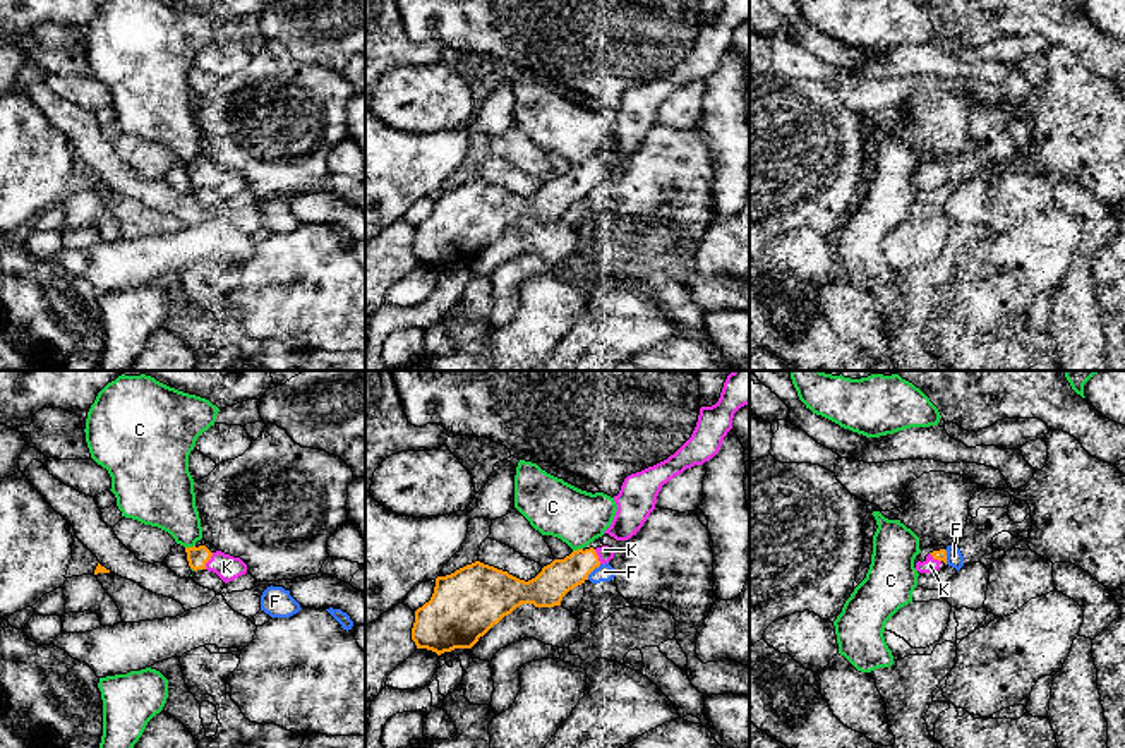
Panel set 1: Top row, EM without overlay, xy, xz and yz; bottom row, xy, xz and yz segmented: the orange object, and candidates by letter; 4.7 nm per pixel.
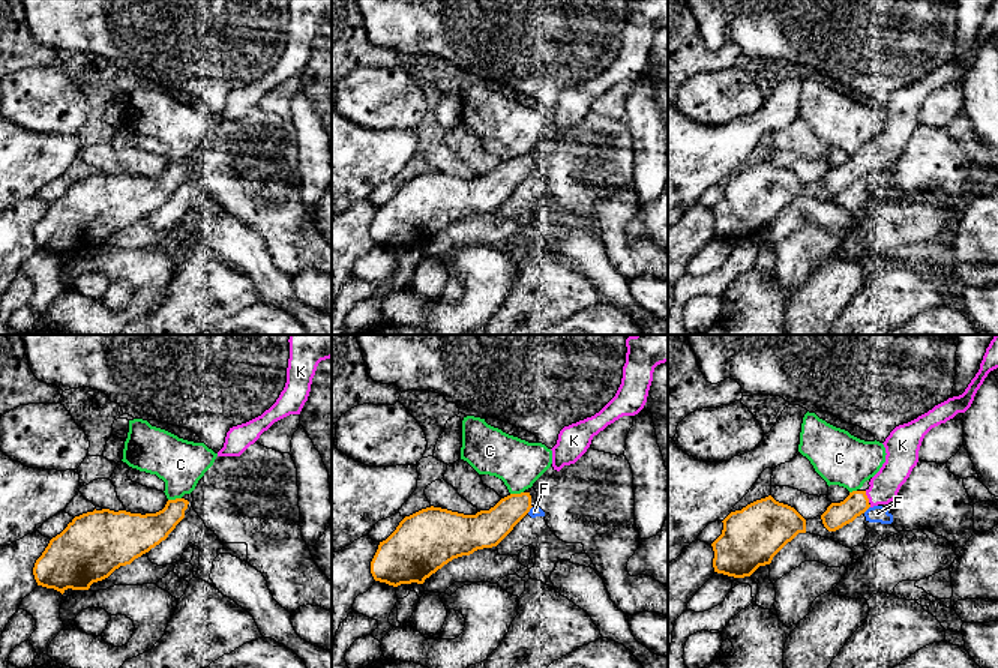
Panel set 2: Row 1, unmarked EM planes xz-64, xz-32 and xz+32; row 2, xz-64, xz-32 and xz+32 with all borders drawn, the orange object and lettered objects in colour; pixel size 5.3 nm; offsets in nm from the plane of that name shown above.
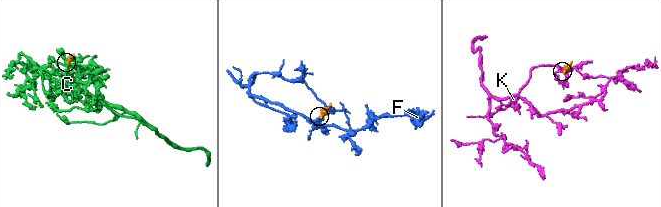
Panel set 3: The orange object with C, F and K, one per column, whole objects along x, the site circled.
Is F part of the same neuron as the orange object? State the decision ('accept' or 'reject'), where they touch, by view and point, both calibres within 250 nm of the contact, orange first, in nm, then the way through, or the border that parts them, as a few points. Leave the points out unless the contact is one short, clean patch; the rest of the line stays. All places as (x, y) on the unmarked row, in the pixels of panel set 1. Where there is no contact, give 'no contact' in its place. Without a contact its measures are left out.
reject; meets orange in xz at (592, 186); 160 nm thick on the orange side, 80 nm on the other

